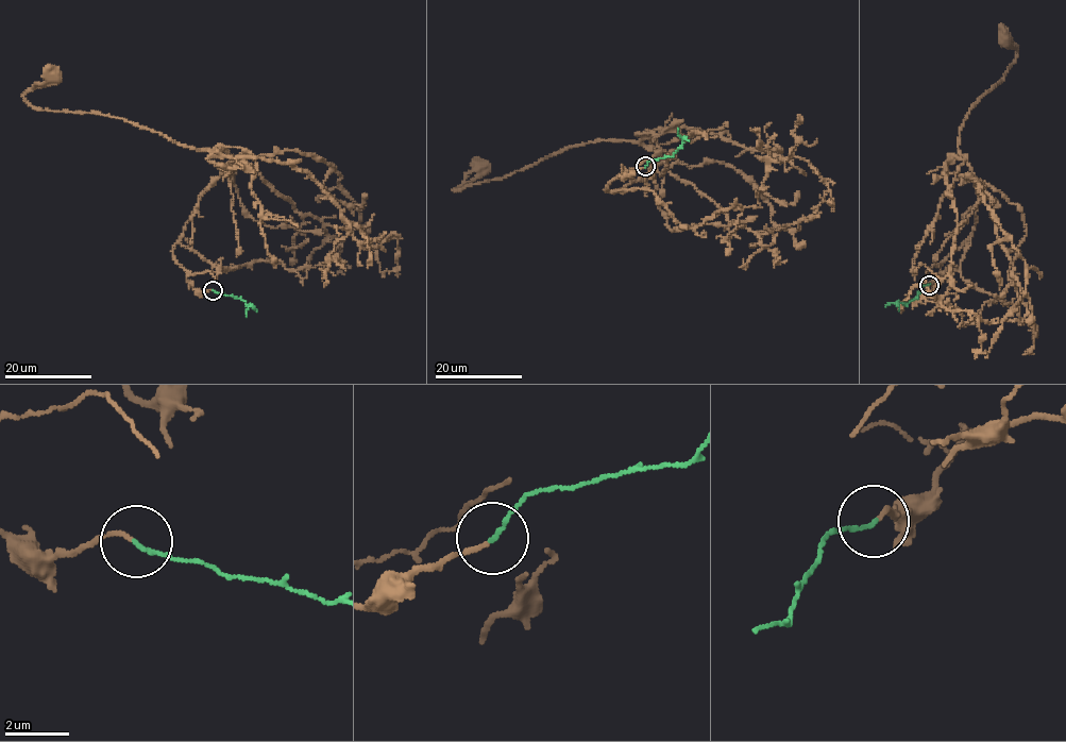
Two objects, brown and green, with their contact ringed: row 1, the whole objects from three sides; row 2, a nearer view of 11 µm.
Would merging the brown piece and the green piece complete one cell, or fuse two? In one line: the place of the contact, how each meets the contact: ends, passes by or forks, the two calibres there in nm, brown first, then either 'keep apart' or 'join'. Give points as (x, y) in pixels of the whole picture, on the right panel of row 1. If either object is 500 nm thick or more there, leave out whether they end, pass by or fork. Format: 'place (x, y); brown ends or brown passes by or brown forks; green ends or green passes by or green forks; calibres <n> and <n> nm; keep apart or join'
place (929, 285); brown ends; green ends; calibres 130 and 130 nm; join

